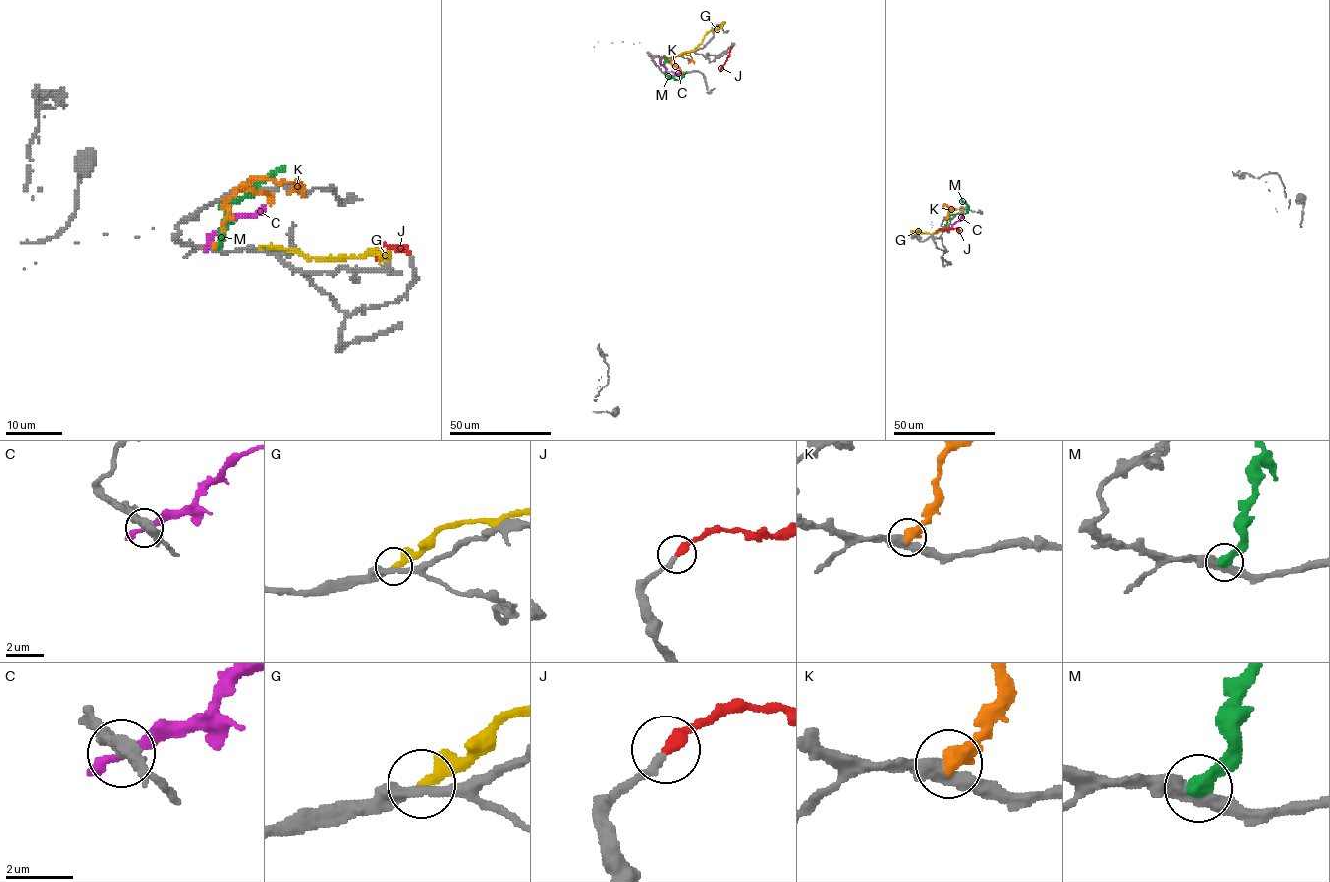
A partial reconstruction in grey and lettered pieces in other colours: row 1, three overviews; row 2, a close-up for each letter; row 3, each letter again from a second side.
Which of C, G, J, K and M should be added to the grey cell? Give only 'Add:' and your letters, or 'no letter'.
Add: J

